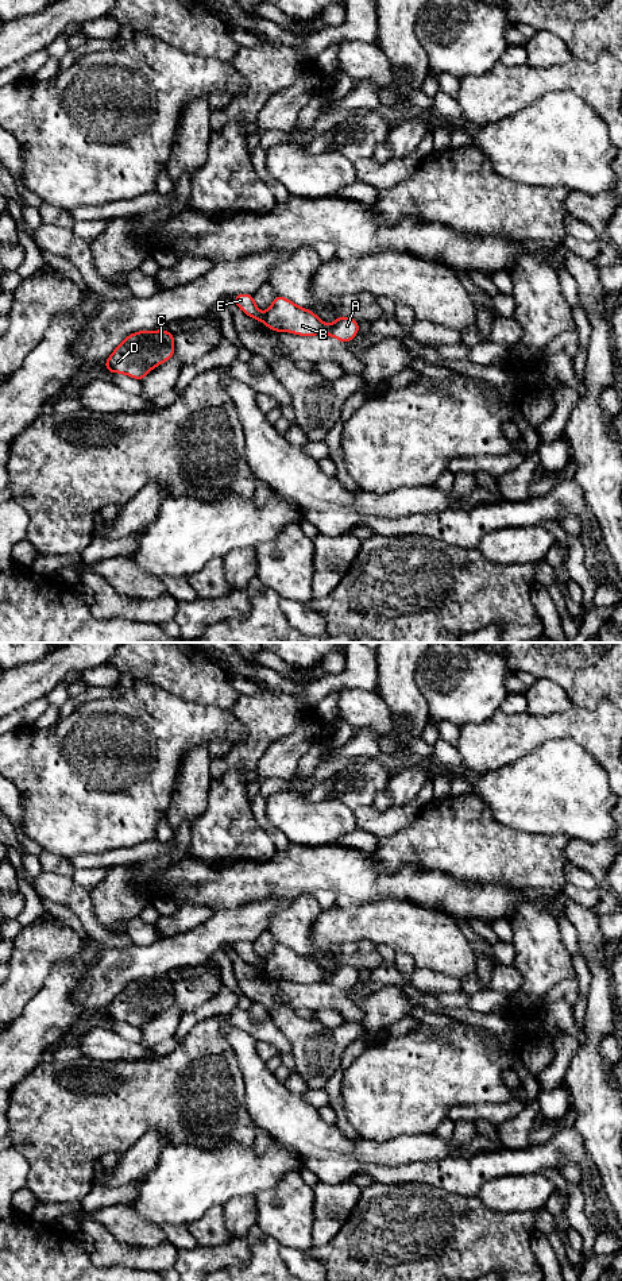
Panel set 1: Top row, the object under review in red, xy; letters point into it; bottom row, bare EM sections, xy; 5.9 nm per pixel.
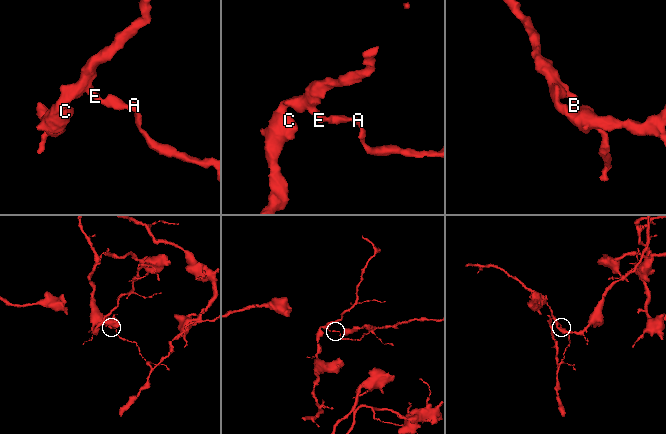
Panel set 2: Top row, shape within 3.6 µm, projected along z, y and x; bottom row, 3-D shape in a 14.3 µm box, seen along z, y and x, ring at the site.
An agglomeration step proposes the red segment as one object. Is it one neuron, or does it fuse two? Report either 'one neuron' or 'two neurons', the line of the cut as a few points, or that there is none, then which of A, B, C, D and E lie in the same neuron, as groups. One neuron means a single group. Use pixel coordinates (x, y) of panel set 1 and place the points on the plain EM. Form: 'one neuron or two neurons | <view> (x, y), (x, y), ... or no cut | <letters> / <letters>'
two neurons | xy (265, 961), (262, 968) | A B / C D E

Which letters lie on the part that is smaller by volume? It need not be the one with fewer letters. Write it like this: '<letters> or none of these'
A, B

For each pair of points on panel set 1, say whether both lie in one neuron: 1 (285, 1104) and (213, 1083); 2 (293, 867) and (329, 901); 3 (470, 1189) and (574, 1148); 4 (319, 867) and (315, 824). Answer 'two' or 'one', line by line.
1: two
2: two
3: one
4: two

